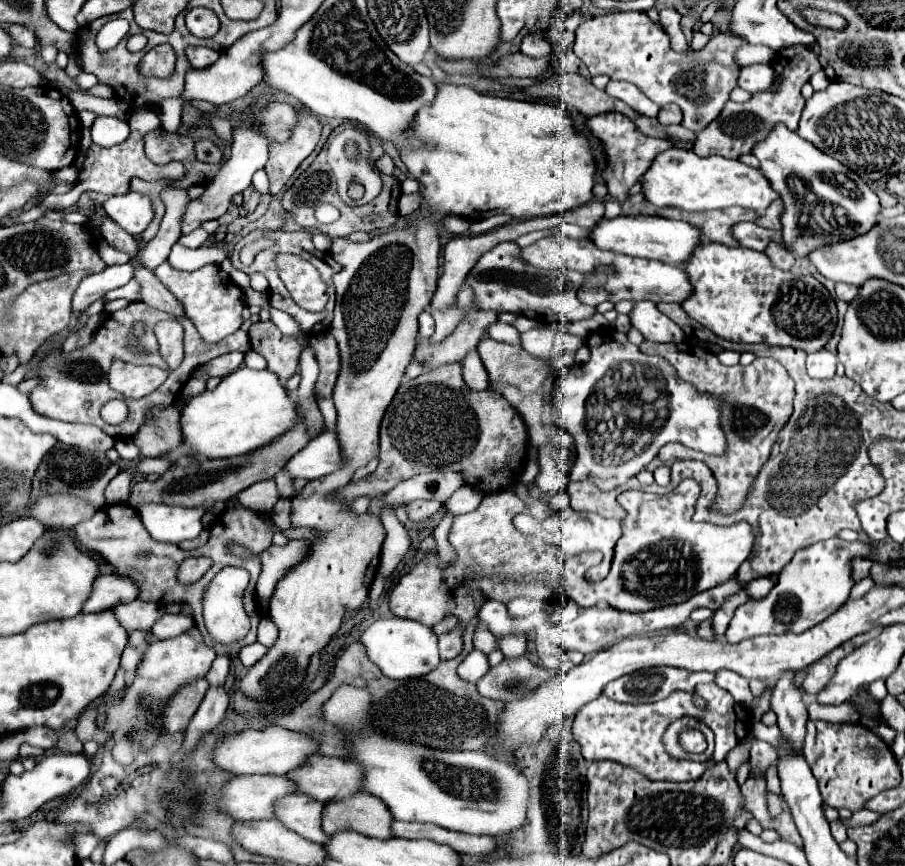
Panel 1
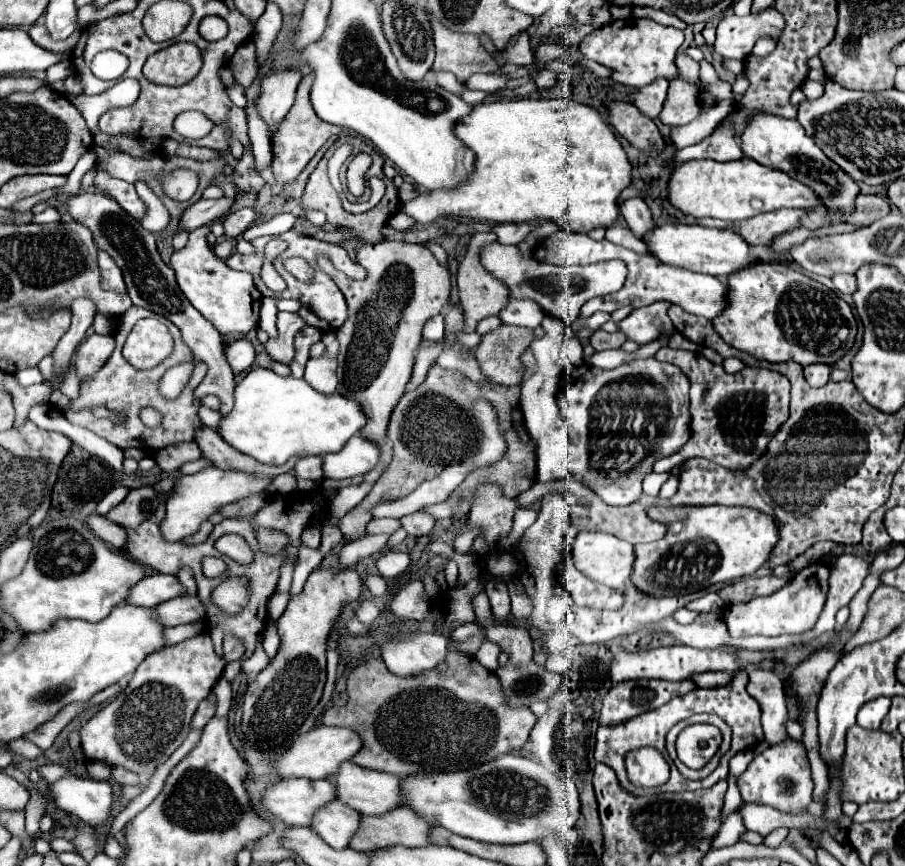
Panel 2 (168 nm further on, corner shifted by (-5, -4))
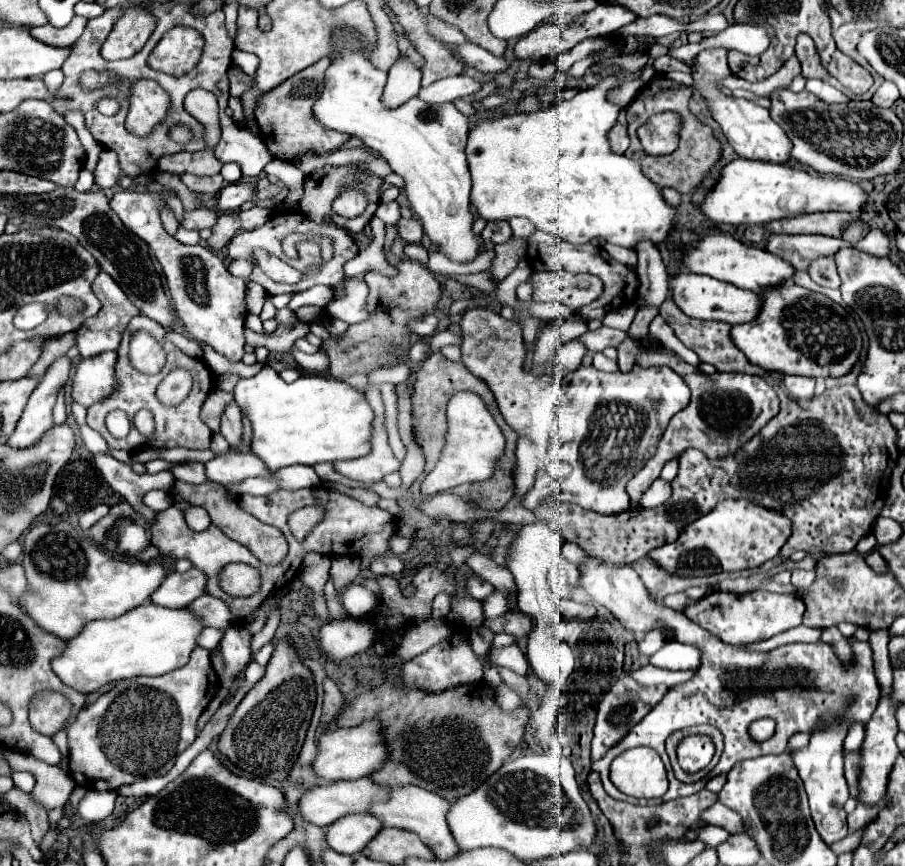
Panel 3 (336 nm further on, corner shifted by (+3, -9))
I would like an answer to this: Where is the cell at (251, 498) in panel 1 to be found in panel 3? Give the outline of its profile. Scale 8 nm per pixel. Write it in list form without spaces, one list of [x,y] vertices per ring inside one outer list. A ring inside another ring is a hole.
[[[175,480],[173,490],[183,500],[187,500],[191,506],[205,508],[209,512],[209,516],[211,516],[211,522],[217,528],[221,528],[225,534],[229,534],[229,538],[233,538],[237,542],[243,542],[261,562],[265,562],[265,564],[279,564],[281,558],[285,558],[285,554],[287,554],[287,540],[285,540],[285,536],[275,526],[263,524],[261,520],[257,520],[251,514],[247,514],[245,510],[241,510],[239,504],[233,498],[225,496],[225,488],[221,484],[205,482],[205,484],[199,484],[199,486],[193,486],[193,484]]]

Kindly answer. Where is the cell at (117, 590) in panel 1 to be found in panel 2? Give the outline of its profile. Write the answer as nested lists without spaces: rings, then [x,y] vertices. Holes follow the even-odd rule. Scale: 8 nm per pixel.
[[[149,575],[141,579],[133,589],[129,589],[129,599],[125,603],[139,601],[137,607],[155,607],[163,601],[183,595],[183,587],[173,575]]]

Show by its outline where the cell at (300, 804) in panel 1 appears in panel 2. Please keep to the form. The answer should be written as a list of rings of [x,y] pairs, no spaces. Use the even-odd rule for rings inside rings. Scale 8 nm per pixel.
[[[331,801],[313,815],[309,827],[333,849],[345,849],[359,827],[359,813],[341,801]]]

